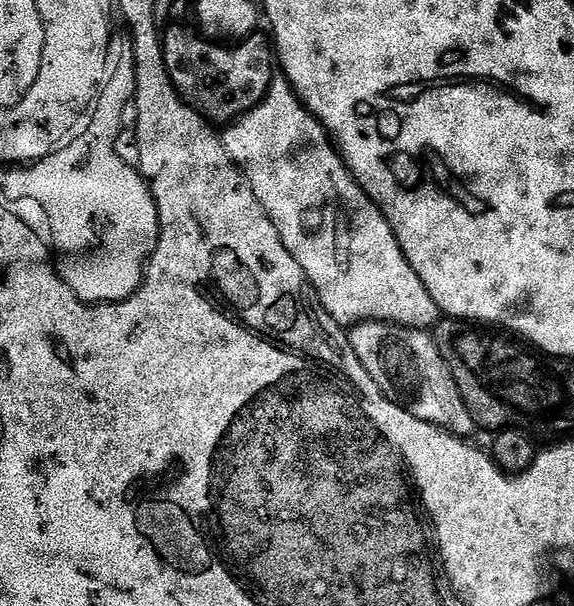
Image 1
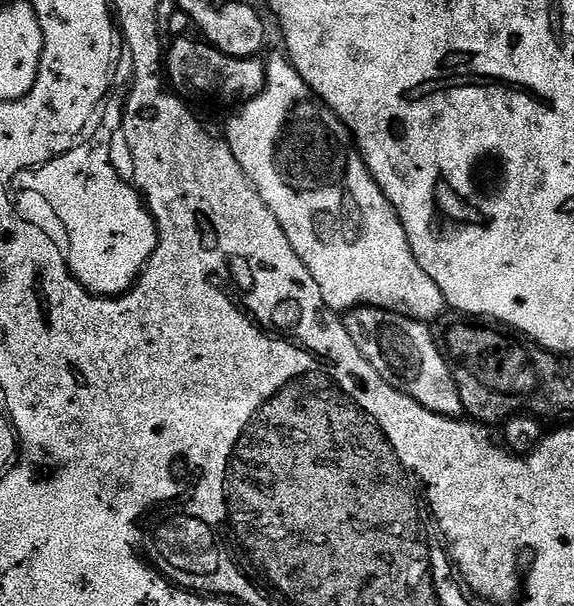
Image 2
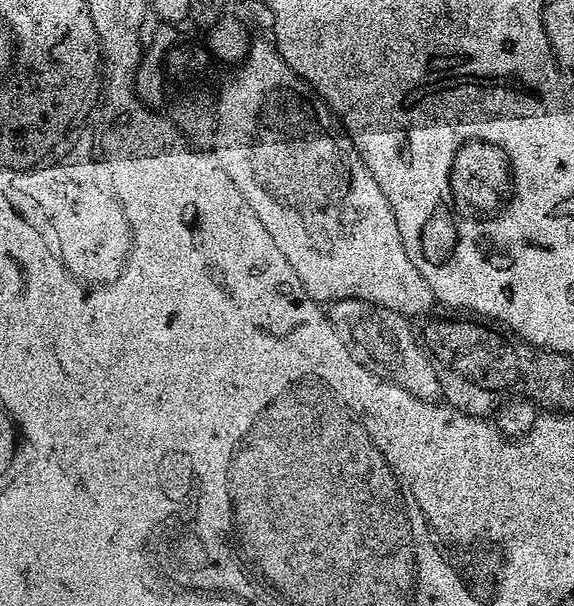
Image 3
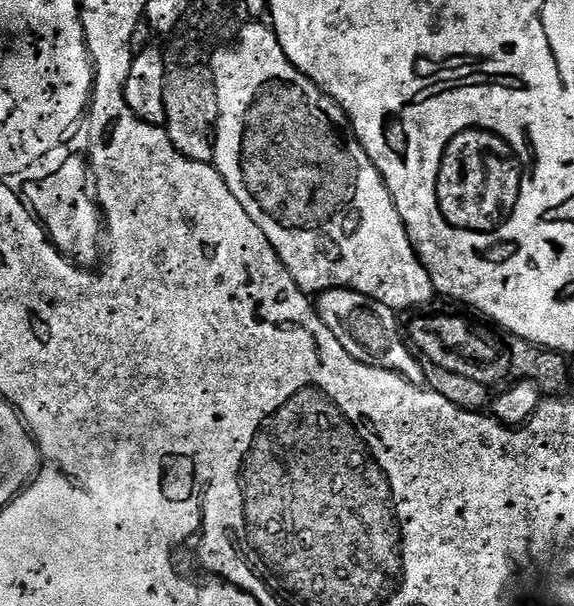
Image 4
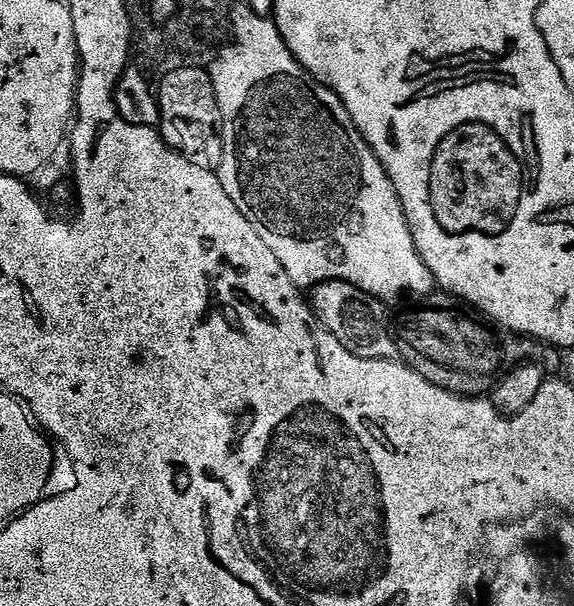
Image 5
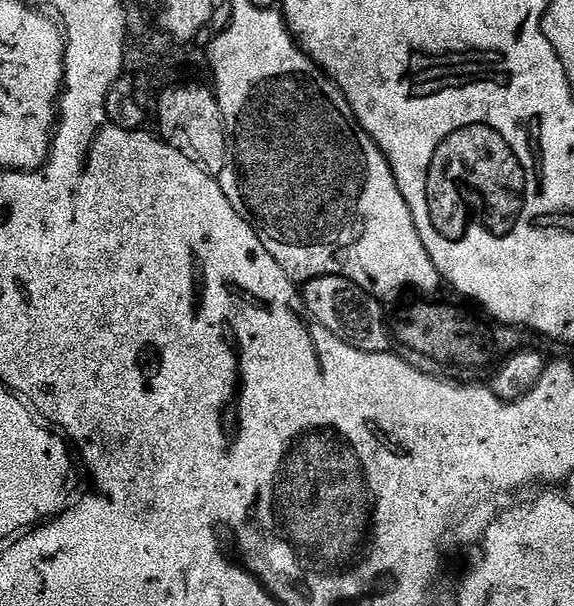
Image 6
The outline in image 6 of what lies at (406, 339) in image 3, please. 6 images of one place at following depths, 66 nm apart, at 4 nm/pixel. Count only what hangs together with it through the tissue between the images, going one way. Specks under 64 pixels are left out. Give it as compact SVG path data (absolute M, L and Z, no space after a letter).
M323 276L307 281L302 288L302 304L309 316L342 342L363 352L386 352L390 332L383 320L384 308L379 299L341 276Z

